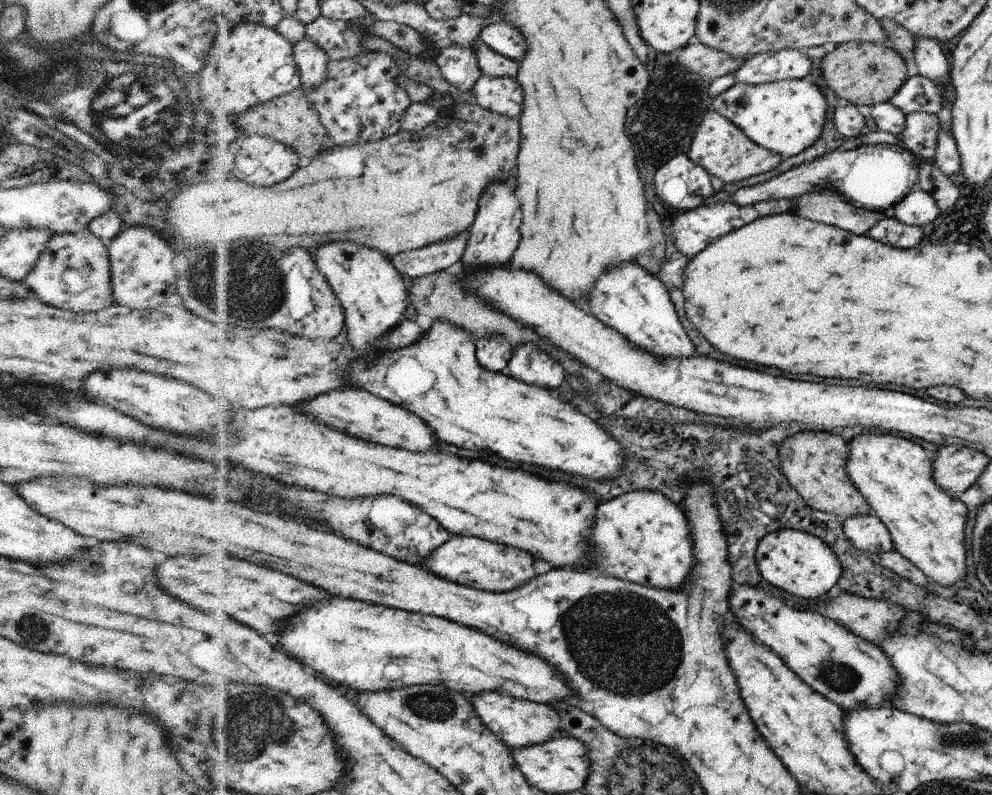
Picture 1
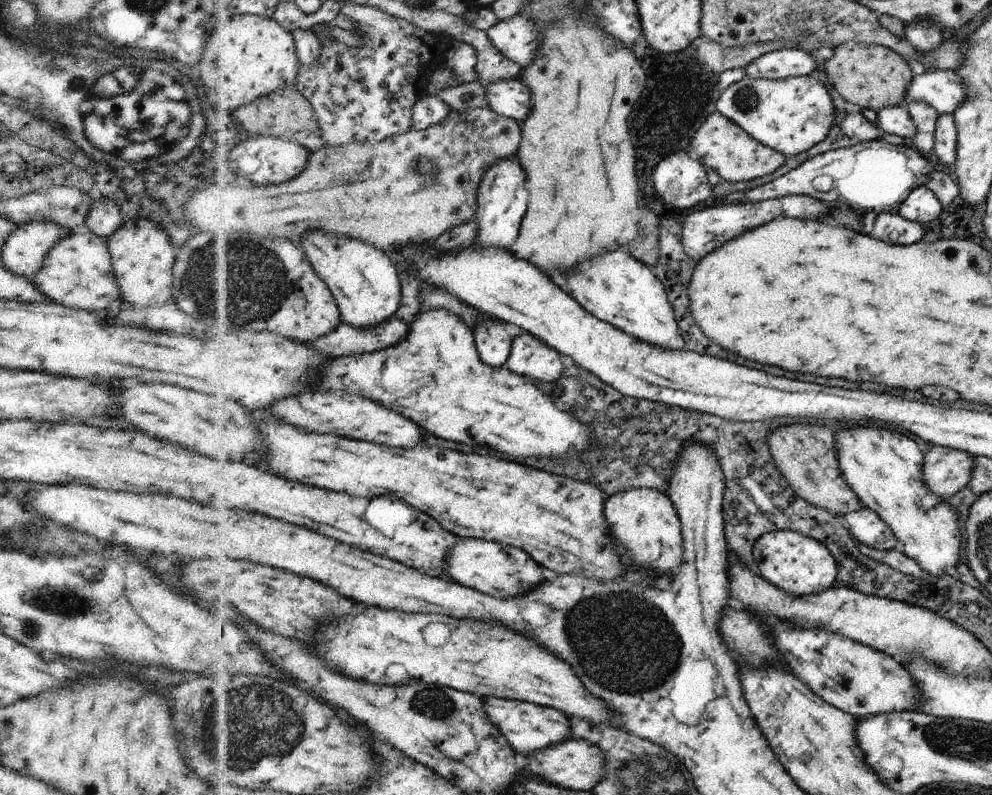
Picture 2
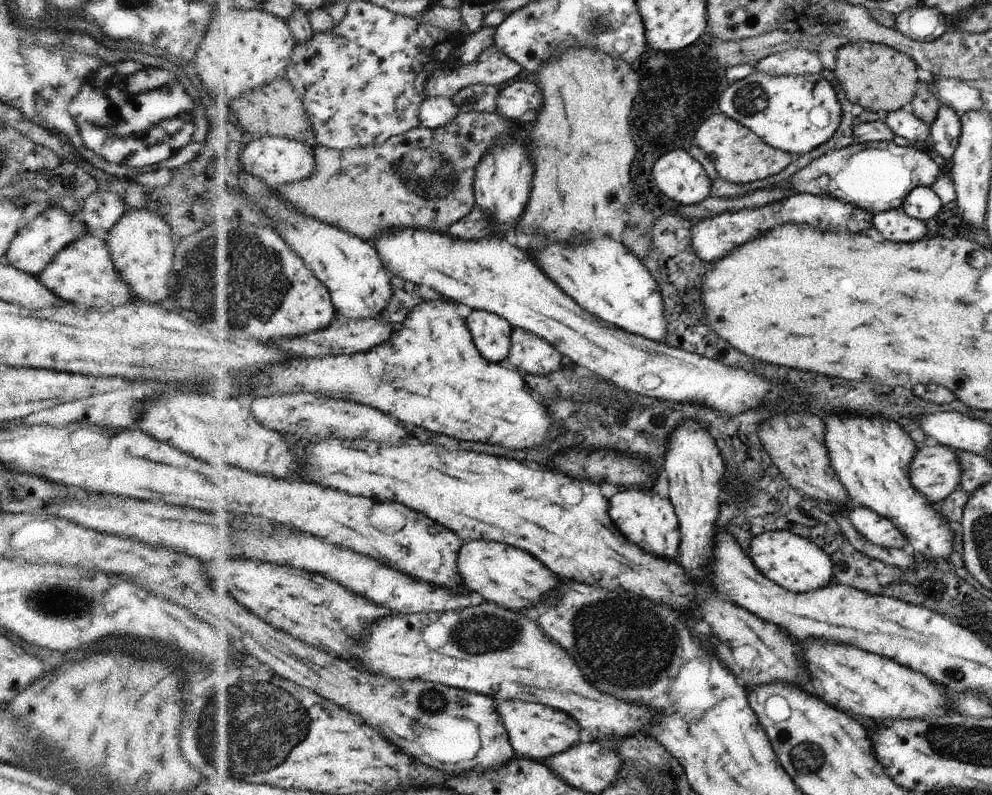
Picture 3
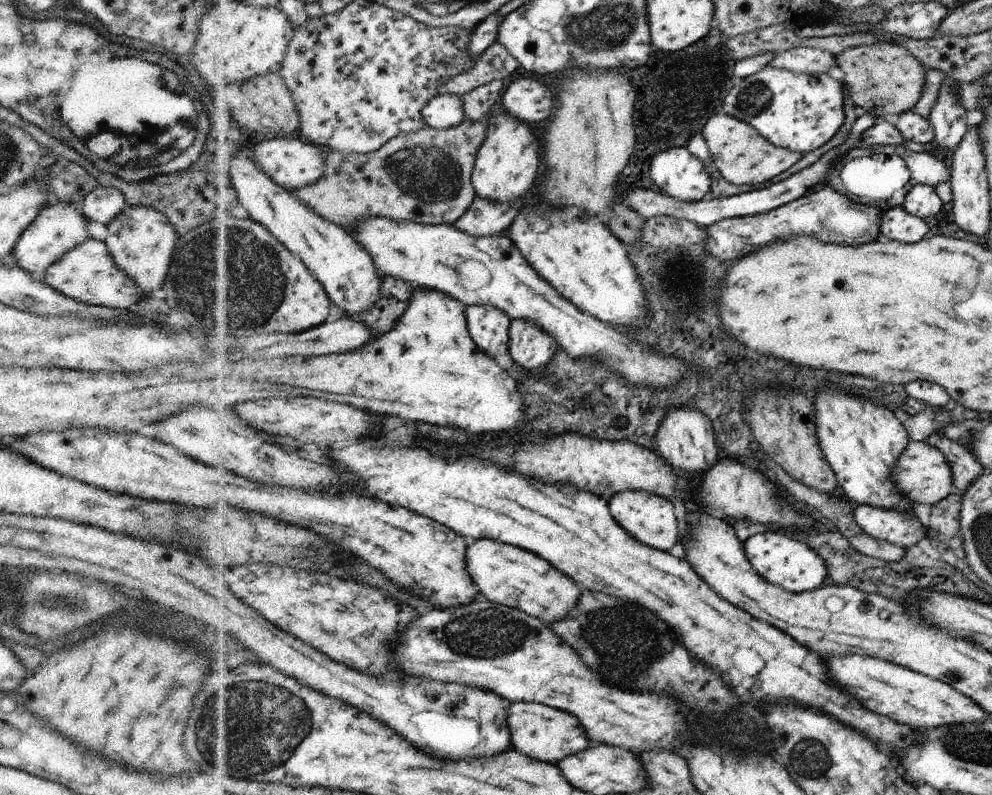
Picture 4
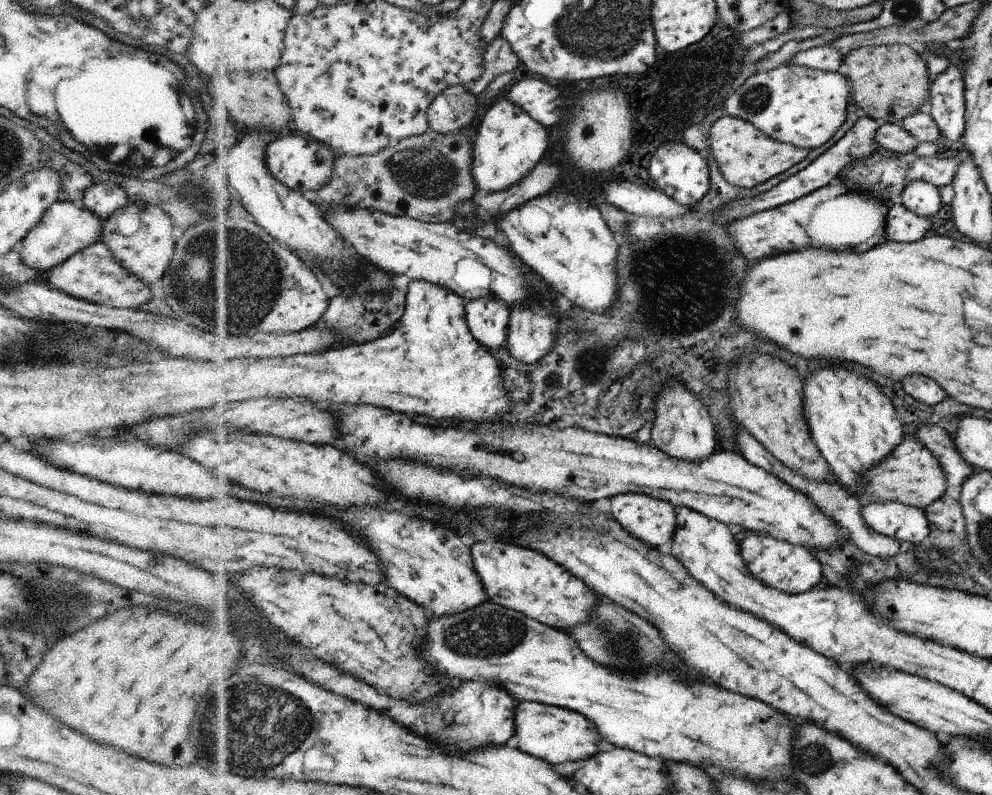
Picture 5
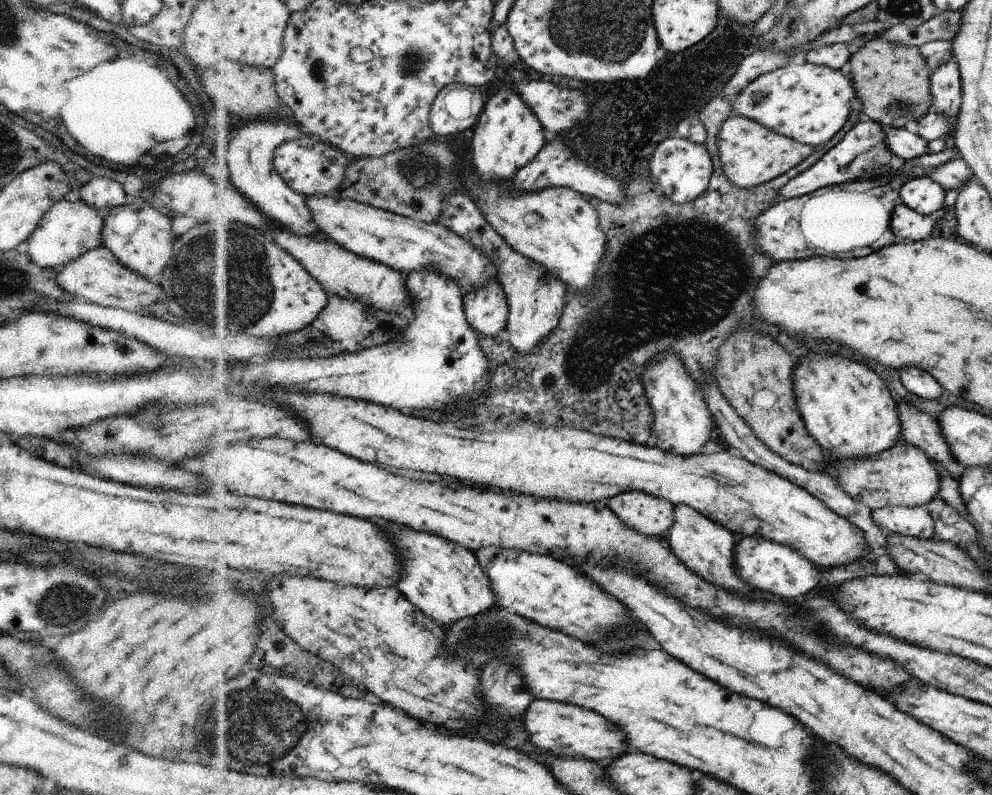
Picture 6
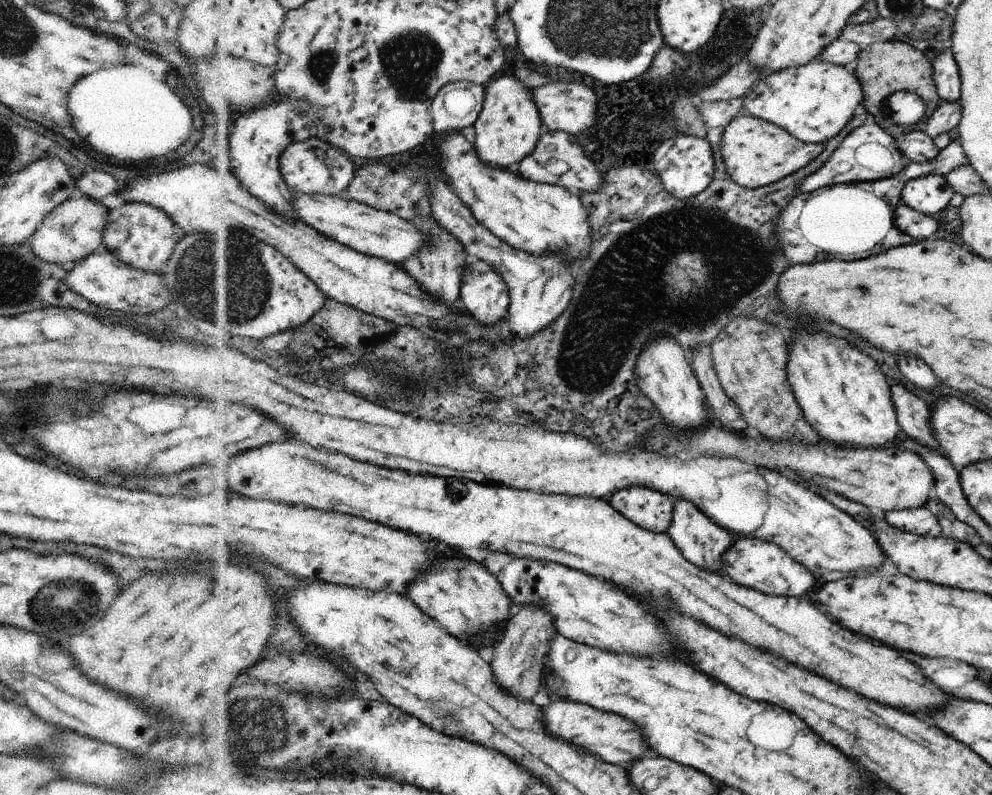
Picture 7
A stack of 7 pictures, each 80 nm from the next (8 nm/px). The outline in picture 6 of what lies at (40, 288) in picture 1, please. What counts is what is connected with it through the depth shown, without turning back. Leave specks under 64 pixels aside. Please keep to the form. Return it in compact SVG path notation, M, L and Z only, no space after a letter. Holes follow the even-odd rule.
M102 246L88 251L80 258L65 265L58 273L57 281L64 290L76 298L81 298L83 302L122 309L131 313L141 312L156 304L160 294L164 294L159 284L132 269L123 267L111 250Z

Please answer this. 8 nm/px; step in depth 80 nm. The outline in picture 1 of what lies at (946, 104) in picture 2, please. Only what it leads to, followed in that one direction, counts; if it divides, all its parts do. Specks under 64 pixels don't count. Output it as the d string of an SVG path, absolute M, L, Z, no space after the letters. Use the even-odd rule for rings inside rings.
M916 75L904 82L889 103L900 108L905 116L918 112L936 115L942 106L942 90L930 78Z

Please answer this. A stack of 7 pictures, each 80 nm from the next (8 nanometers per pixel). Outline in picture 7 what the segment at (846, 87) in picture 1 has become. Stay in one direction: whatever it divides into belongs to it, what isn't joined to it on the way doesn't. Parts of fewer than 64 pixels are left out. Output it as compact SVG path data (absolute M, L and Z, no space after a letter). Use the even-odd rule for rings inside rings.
M892 39L891 41L878 41L871 44L860 52L854 73L859 77L866 93L863 98L863 105L875 117L875 122L884 130L890 128L894 123L890 118L891 110L887 100L895 92L912 91L918 93L926 101L926 116L928 117L931 117L932 113L943 102L939 97L938 87L935 83L934 63L923 51L910 42Z

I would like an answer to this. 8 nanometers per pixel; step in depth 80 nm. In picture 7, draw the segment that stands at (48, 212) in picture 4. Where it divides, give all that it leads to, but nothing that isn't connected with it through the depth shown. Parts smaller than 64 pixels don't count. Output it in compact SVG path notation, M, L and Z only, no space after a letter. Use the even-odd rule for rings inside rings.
M82 195L77 200L66 199L60 206L40 222L40 226L31 236L29 245L38 258L46 262L70 266L91 255L103 241L104 229L110 210L102 201Z

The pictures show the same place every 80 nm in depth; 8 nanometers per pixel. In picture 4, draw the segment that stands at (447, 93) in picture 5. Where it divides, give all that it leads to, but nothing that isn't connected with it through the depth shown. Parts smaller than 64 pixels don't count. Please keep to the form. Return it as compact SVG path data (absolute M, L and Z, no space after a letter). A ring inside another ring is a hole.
M442 93L424 109L427 124L435 129L460 126L466 118L463 95Z

